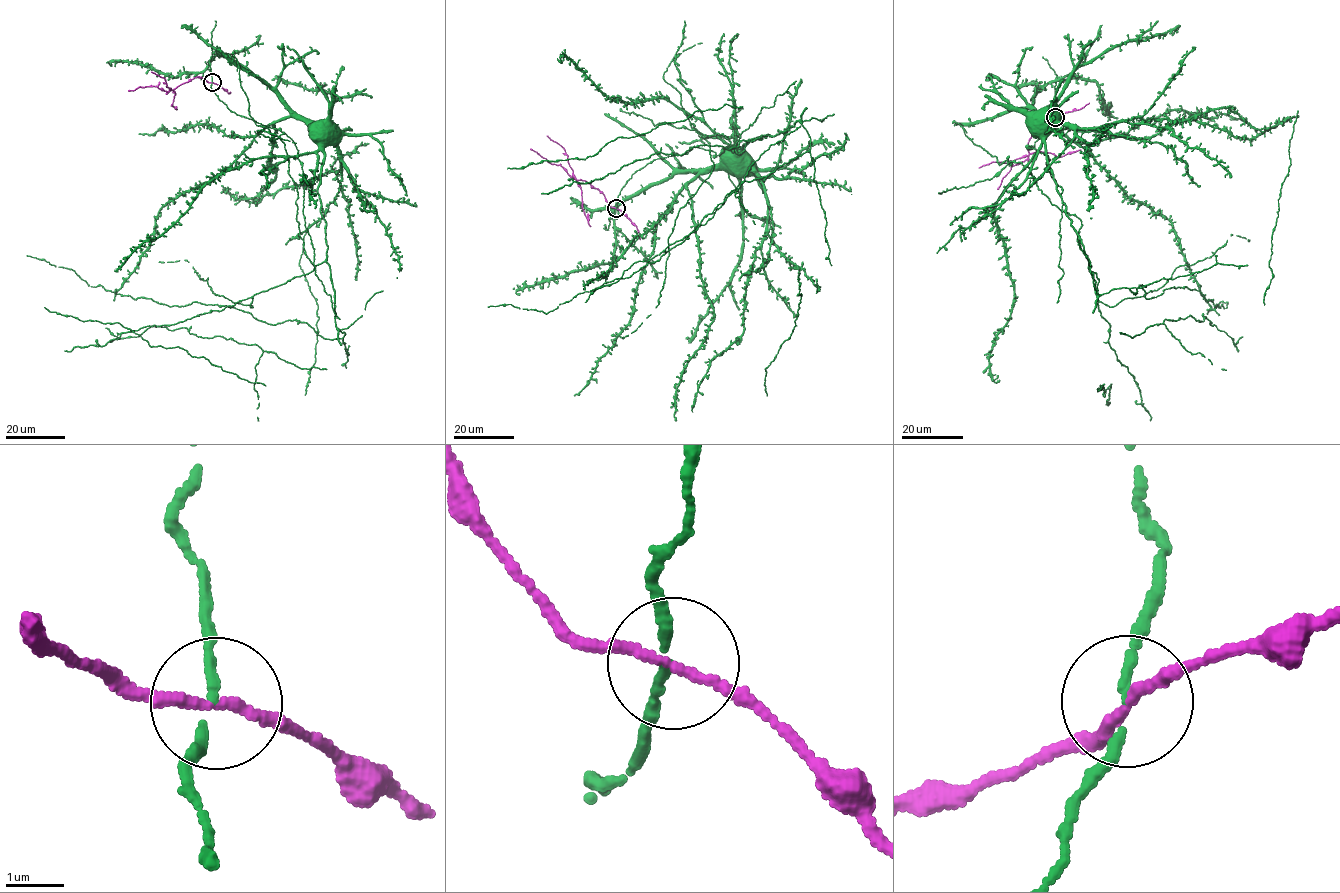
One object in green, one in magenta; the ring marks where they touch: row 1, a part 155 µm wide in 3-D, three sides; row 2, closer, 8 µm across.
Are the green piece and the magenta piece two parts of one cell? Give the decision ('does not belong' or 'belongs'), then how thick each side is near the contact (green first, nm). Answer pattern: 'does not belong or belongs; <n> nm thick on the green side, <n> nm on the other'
does not belong; 130 nm thick on the green side, 150 nm on the other

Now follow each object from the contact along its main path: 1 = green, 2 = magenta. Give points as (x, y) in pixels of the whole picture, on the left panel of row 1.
1: (212, 83), (209, 59), (217, 48), (273, 89), (295, 113), (313, 121), (322, 120), (324, 124)
2: (212, 83), (197, 77), (169, 90), (157, 86), (128, 90)

